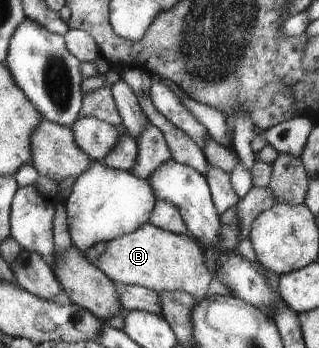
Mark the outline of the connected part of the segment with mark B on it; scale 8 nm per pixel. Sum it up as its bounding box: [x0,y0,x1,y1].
[84,223,214,300]

